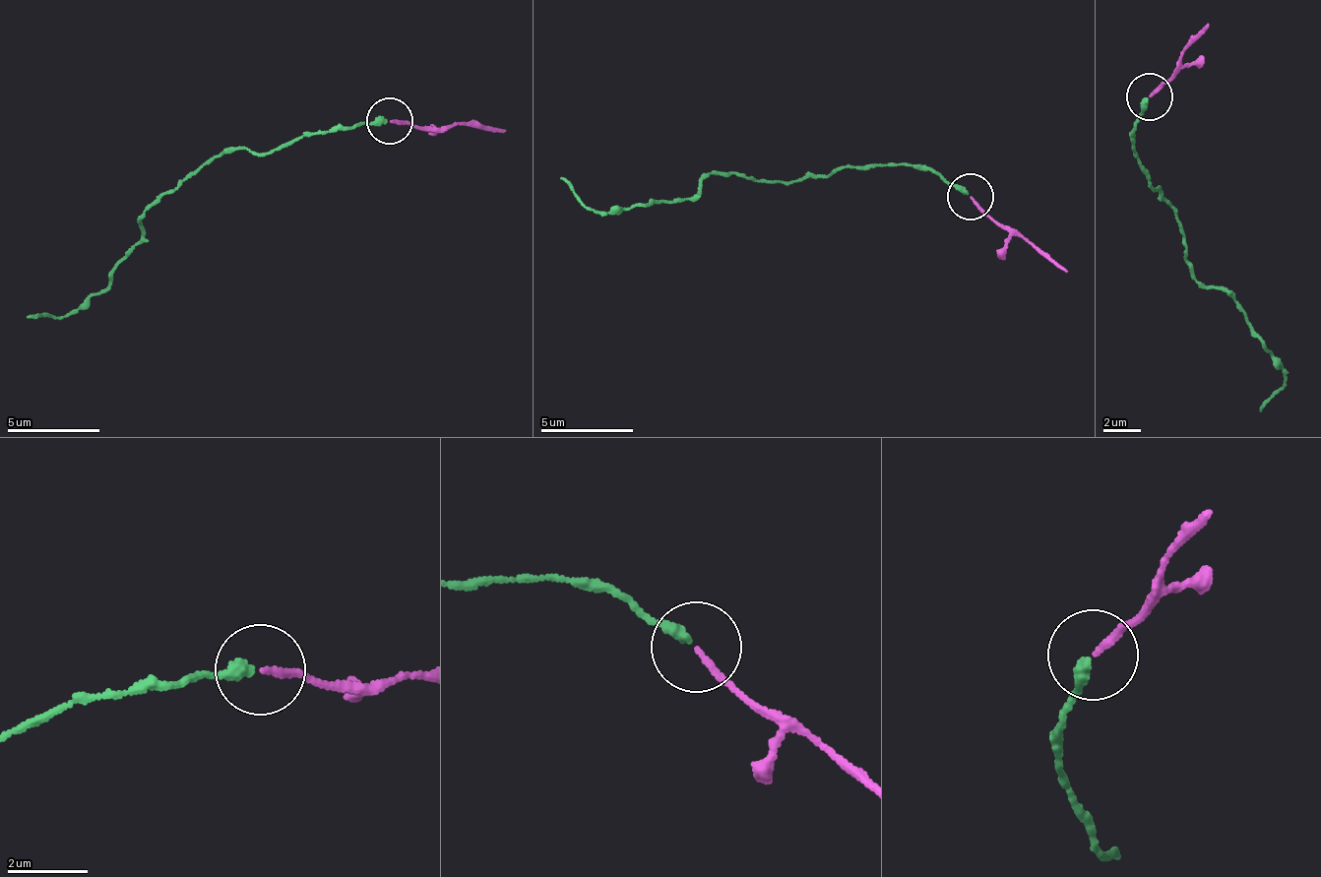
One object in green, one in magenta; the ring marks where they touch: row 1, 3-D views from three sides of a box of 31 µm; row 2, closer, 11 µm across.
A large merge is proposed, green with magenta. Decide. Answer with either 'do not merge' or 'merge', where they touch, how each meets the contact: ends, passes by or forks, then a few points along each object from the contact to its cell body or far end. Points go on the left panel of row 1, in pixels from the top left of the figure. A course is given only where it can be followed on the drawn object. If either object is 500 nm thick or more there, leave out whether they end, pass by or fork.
merge | (390, 121) | green ends | magenta ends | green via (388, 120), (207, 158), (149, 203), (136, 243), (102, 292), (65, 314), (28, 317) | magenta via (389, 122), (507, 129)

